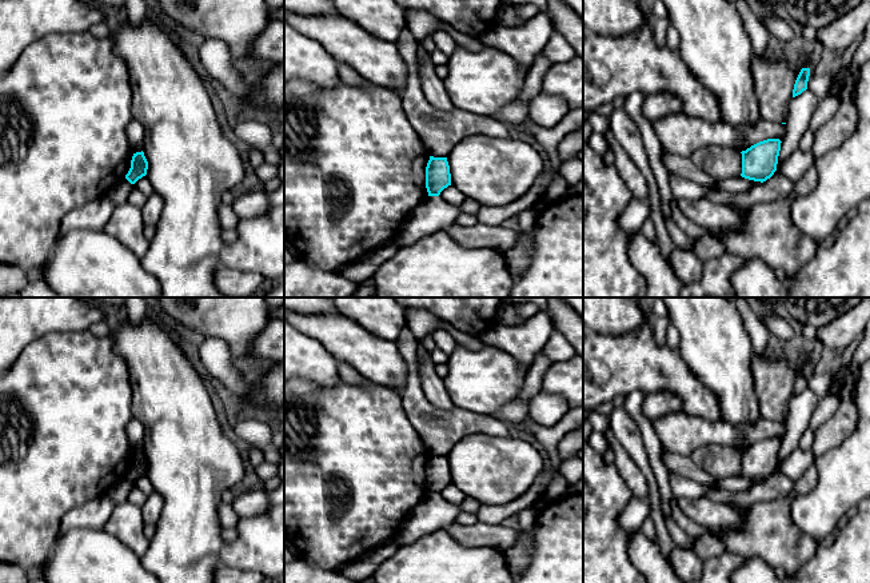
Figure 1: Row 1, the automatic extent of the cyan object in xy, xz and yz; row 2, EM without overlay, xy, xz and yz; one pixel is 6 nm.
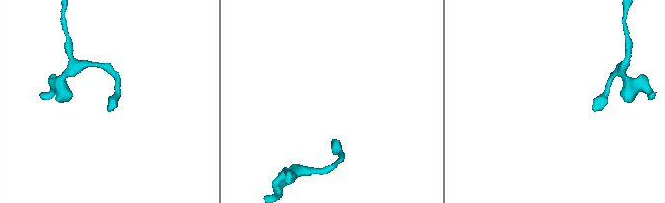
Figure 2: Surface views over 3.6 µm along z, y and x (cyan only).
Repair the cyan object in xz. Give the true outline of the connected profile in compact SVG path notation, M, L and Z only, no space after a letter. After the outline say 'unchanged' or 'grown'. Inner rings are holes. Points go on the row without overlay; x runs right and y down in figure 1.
M430 455L426 466L426 487L428 495L439 495L448 484L451 484L451 472L447 456Z; unchanged

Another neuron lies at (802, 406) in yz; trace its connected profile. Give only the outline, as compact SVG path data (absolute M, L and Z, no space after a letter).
M810 388L803 390L790 400L790 412L786 419L786 435L781 442L777 470L781 472L785 459L799 447L802 434L809 428L819 396Z

